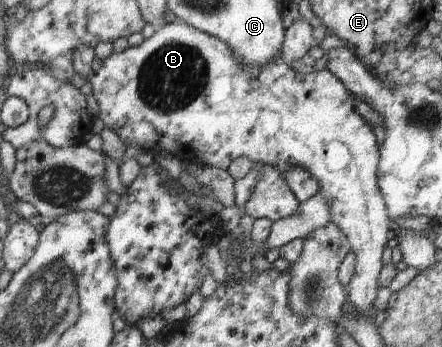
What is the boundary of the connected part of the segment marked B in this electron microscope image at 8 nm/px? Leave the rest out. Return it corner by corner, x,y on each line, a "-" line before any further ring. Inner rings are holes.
176,21
174,23
166,23
150,38
143,40
140,46
129,46
128,50
124,50
124,52
113,52
112,56
108,56
106,60
95,58
94,62
92,62
90,76
88,76
86,81
90,82
90,86
92,86
91,94
94,95
94,98
98,102
99,115
96,118
100,118
106,128
110,128
110,130
116,132
117,136
126,146
138,146
138,148
144,150
151,150
152,146
158,144
158,148
180,155
184,162
198,162
200,165
208,165
224,170
227,170
236,158
246,157
254,164
261,162
261,164
272,166
282,176
284,172
288,172
288,168
296,168
296,166
300,166
306,172
310,172
320,184
319,192
330,204
331,221
344,232
350,243
351,252
354,252
354,256
356,256
354,276
352,276
352,280
346,286
347,299
349,300
348,307
358,314
364,314
364,316
372,316
374,314
372,306
376,302
379,289
378,277
383,267
382,254
384,248
386,248
386,242
388,242
388,239
392,235
394,225
389,218
382,192
378,188
377,172
380,154
376,145
376,137
372,132
373,128
370,128
362,120
362,116
356,112
356,97
332,72
325,69
303,74
292,70
284,62
272,62
264,64
264,66
244,66
244,64
239,64
238,58
234,56
234,52
222,40
218,40
218,38
210,36
185,22

